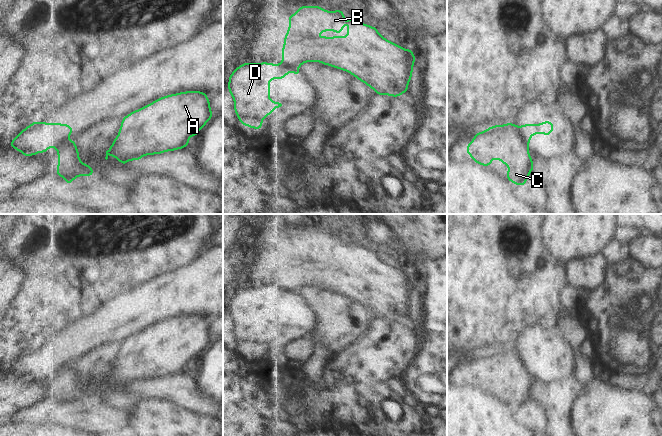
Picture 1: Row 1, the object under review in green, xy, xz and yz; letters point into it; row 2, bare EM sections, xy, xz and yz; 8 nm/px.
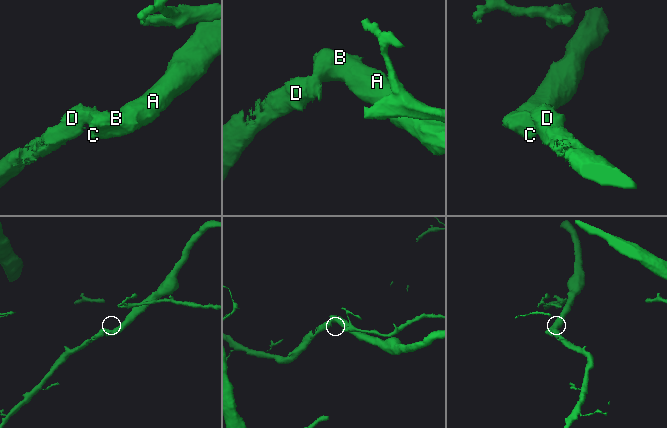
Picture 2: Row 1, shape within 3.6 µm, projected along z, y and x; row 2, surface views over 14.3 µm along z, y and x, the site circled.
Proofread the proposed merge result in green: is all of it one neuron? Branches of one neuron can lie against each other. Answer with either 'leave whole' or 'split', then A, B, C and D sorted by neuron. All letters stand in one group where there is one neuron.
split; groups A B C / D

